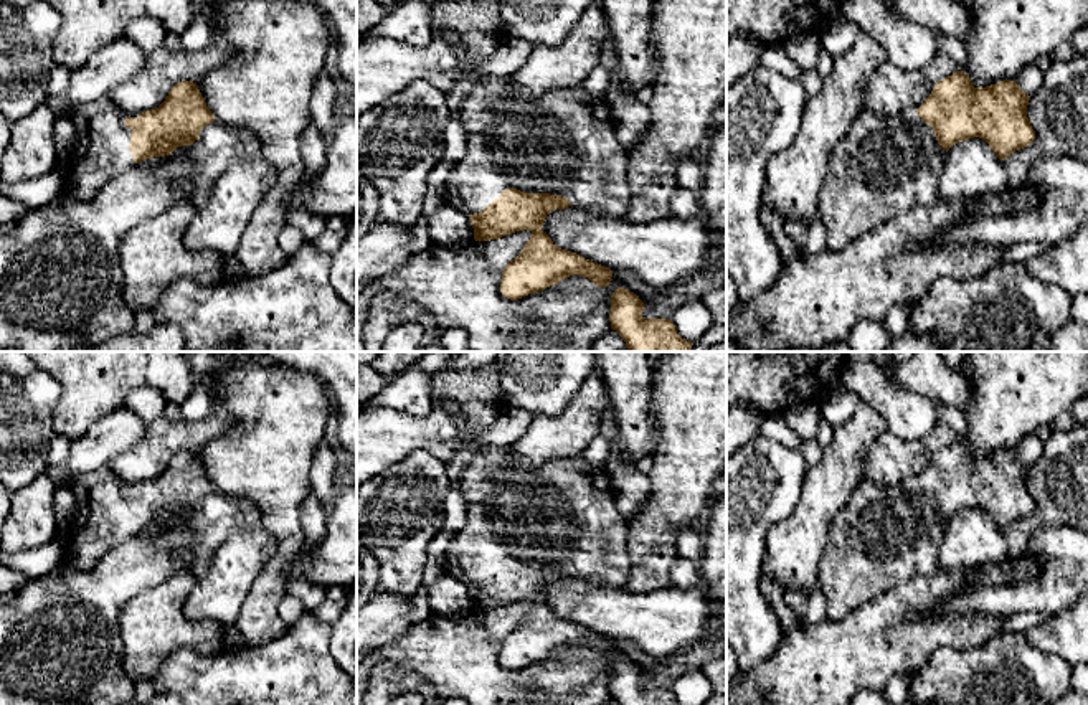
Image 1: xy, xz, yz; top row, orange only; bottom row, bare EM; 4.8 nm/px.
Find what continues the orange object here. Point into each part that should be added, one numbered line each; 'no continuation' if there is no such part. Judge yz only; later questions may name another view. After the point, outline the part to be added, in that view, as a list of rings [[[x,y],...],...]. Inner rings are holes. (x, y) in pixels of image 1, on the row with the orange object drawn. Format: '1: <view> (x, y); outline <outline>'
1: yz (882, 167); outline [[[863,111],[829,159],[817,203],[827,229],[825,246],[840,251],[901,213],[936,205],[941,200],[938,185],[944,154],[933,127],[925,124],[916,111],[888,117]]]

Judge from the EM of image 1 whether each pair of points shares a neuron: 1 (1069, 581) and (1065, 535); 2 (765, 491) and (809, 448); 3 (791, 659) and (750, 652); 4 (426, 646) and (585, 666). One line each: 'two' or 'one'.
1: one
2: two
3: two
4: one

